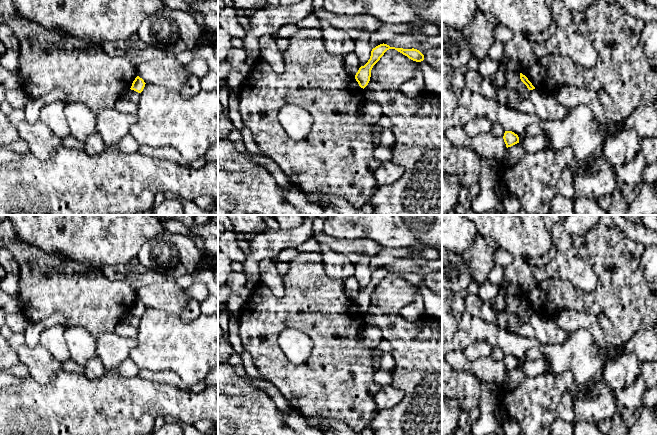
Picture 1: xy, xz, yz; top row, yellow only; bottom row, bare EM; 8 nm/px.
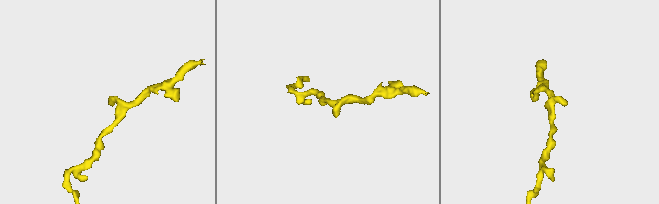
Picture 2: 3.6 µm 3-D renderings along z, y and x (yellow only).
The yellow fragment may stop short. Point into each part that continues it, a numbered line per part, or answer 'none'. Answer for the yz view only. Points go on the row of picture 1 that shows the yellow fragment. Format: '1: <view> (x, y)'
none

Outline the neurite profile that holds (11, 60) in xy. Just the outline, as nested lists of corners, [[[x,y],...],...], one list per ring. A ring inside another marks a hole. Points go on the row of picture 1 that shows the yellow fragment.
[[[5,24],[0,25],[0,39],[6,48],[0,55],[0,64],[6,67],[12,75],[18,75],[20,70],[20,44],[11,28]]]

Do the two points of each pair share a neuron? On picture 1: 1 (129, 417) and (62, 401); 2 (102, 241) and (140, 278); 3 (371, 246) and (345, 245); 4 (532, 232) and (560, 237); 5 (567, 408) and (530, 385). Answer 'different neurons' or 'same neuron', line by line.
1: same neuron
2: different neurons
3: same neuron
4: different neurons
5: different neurons

